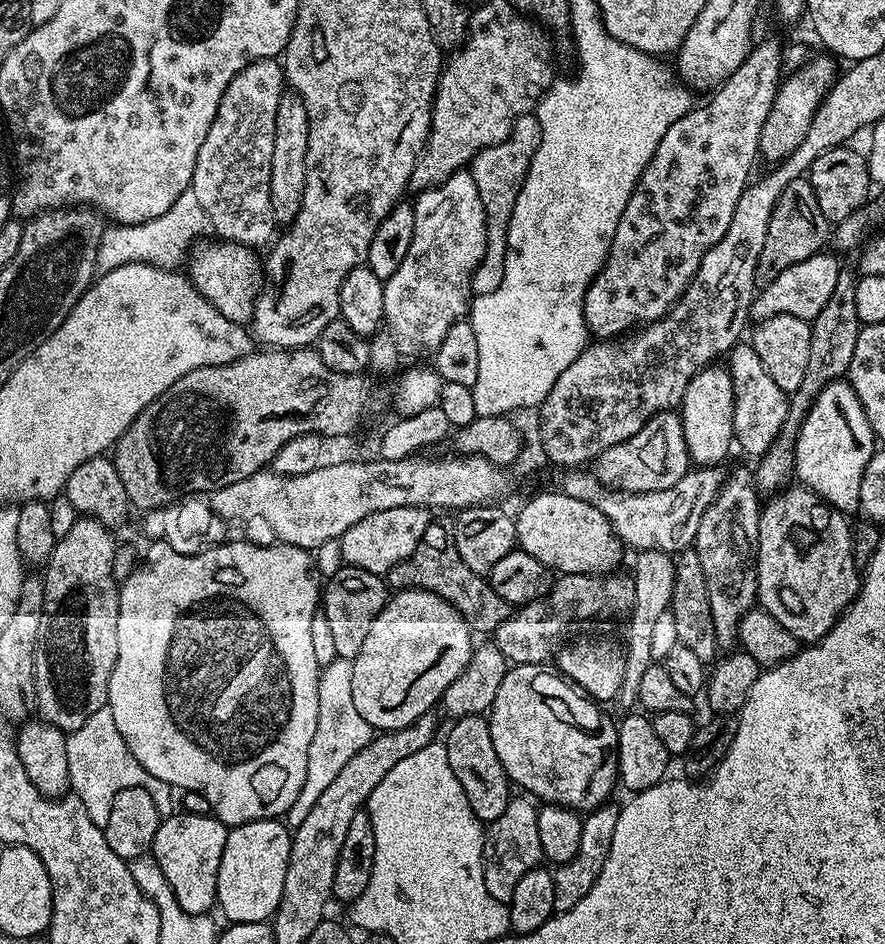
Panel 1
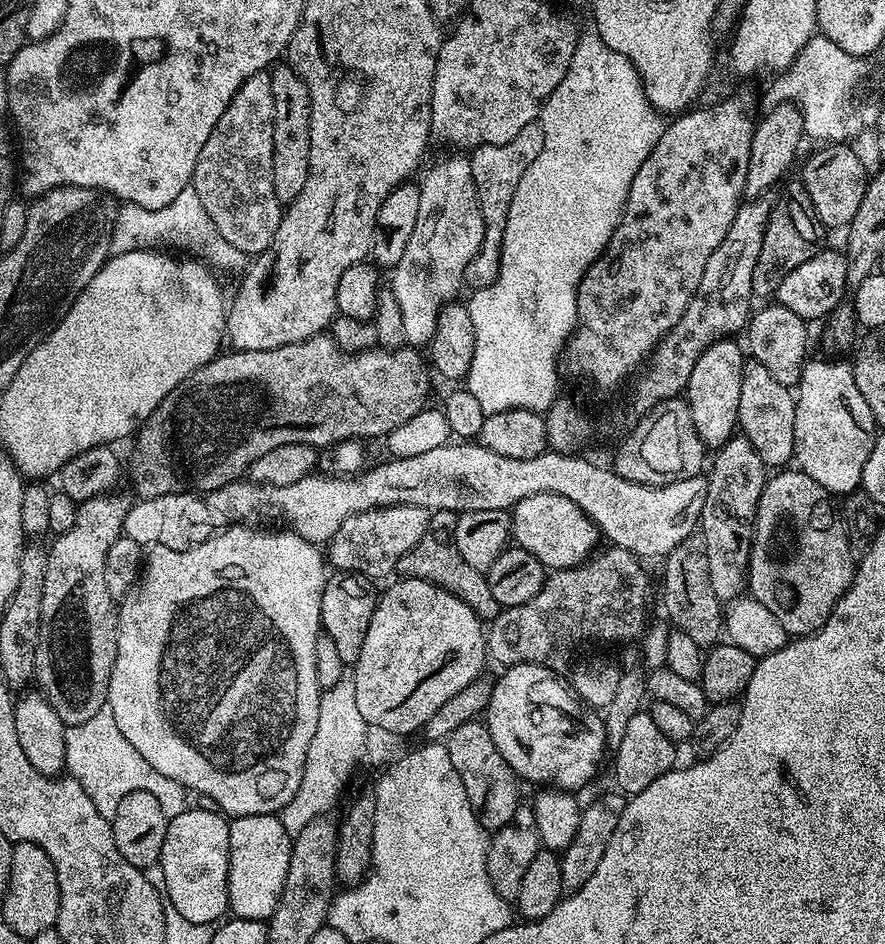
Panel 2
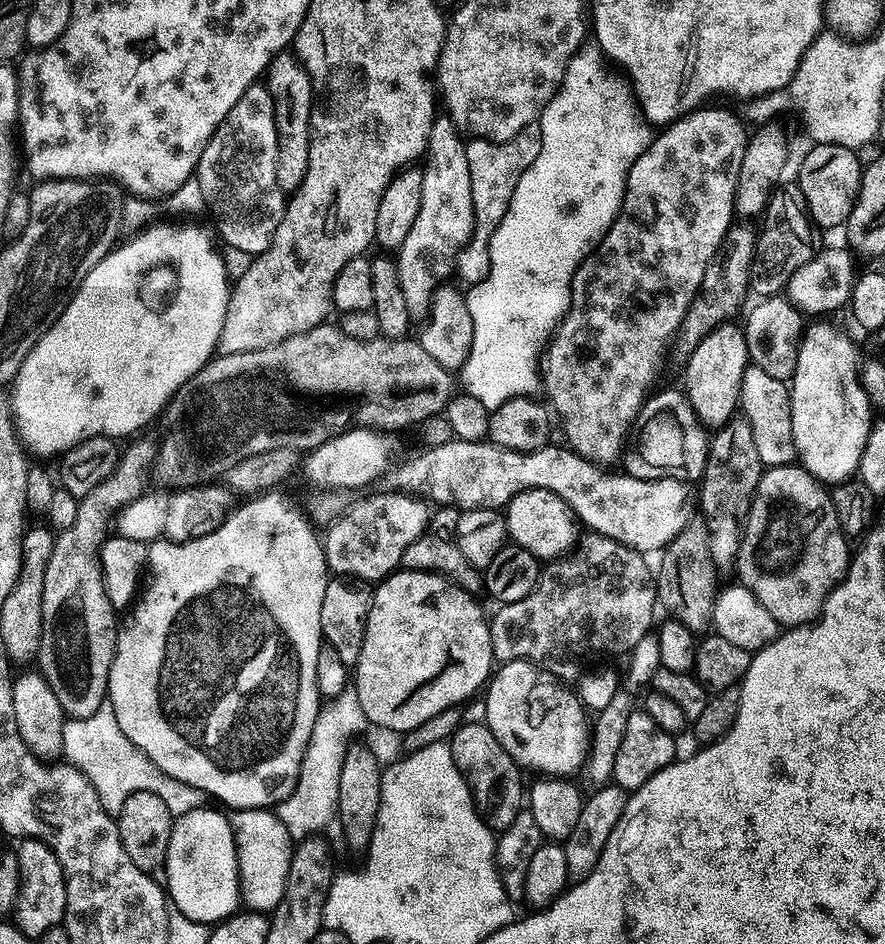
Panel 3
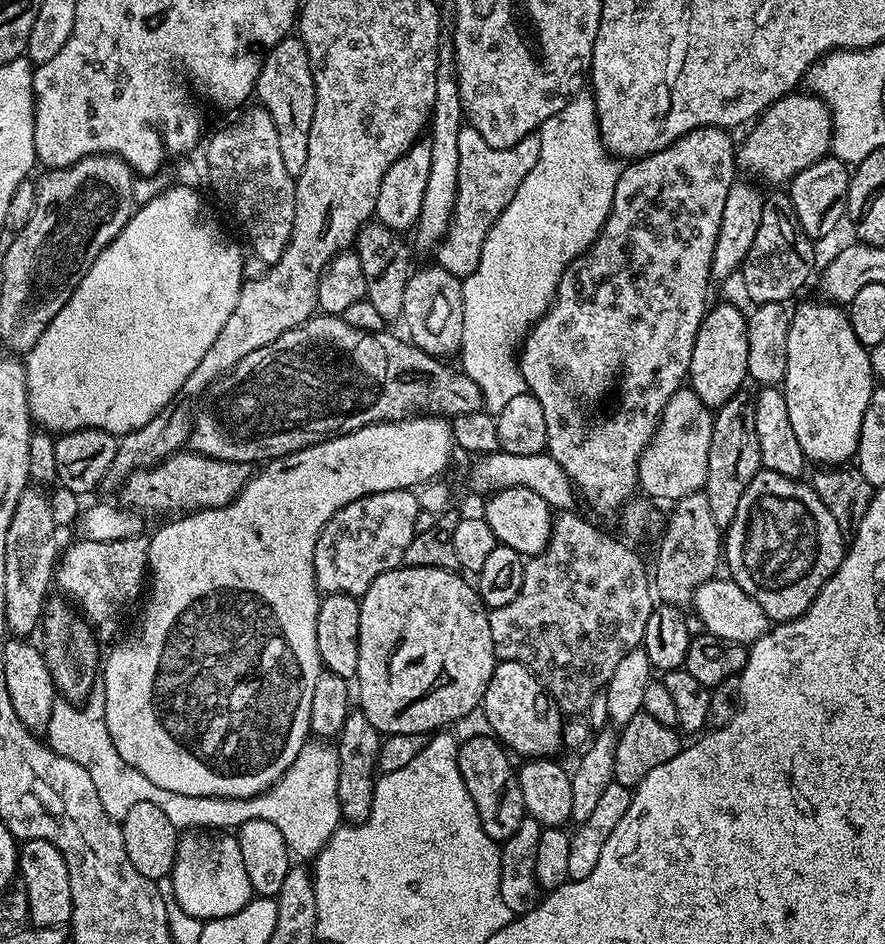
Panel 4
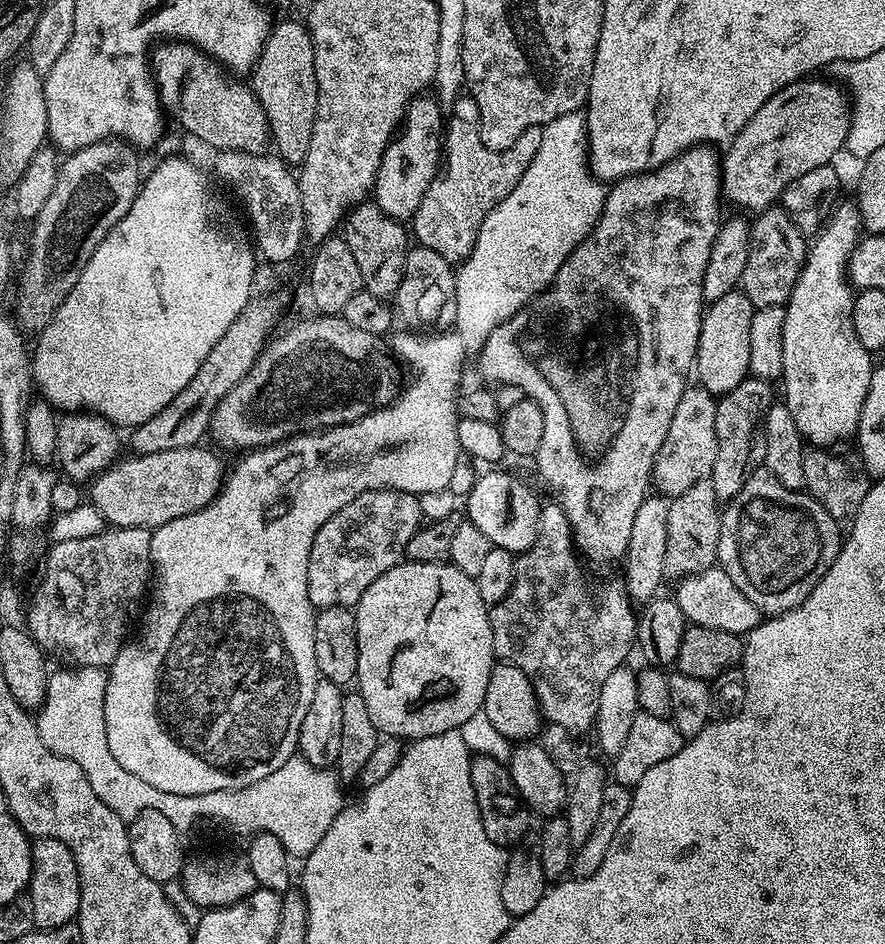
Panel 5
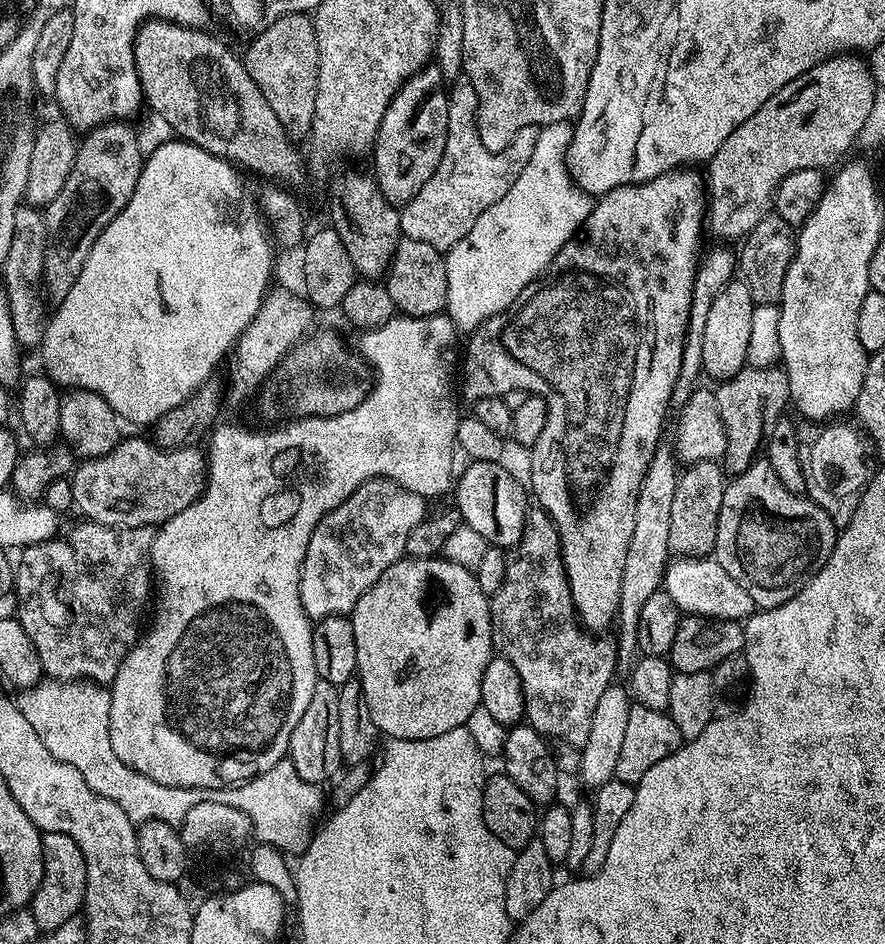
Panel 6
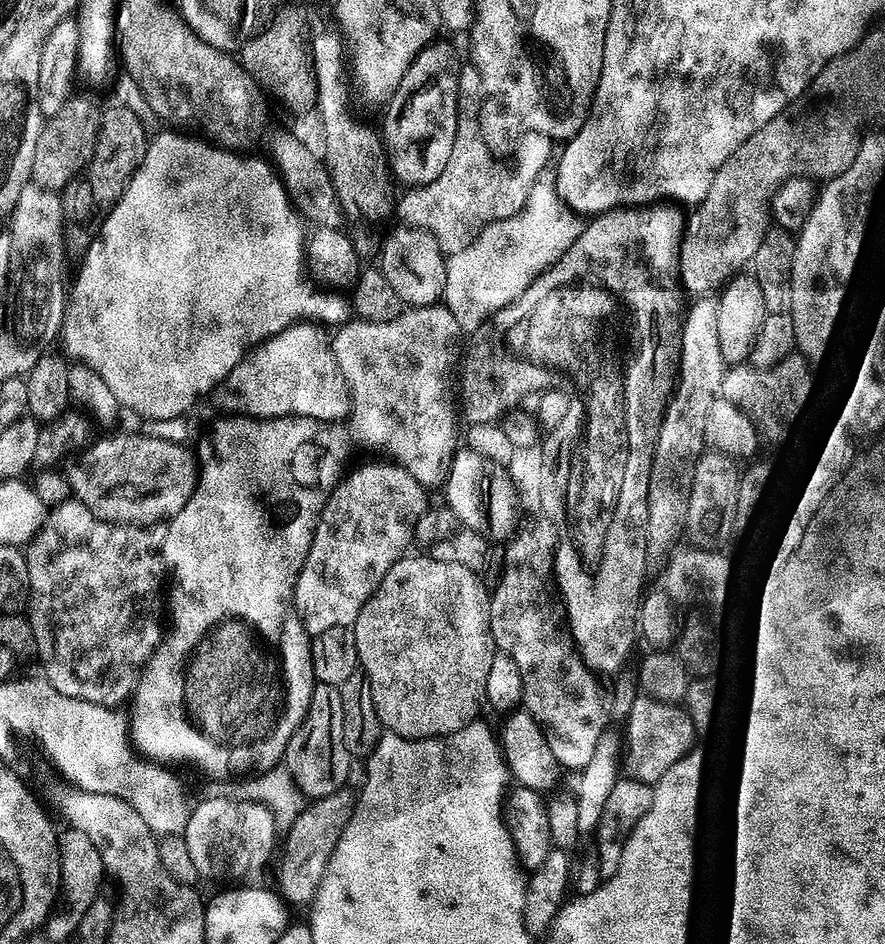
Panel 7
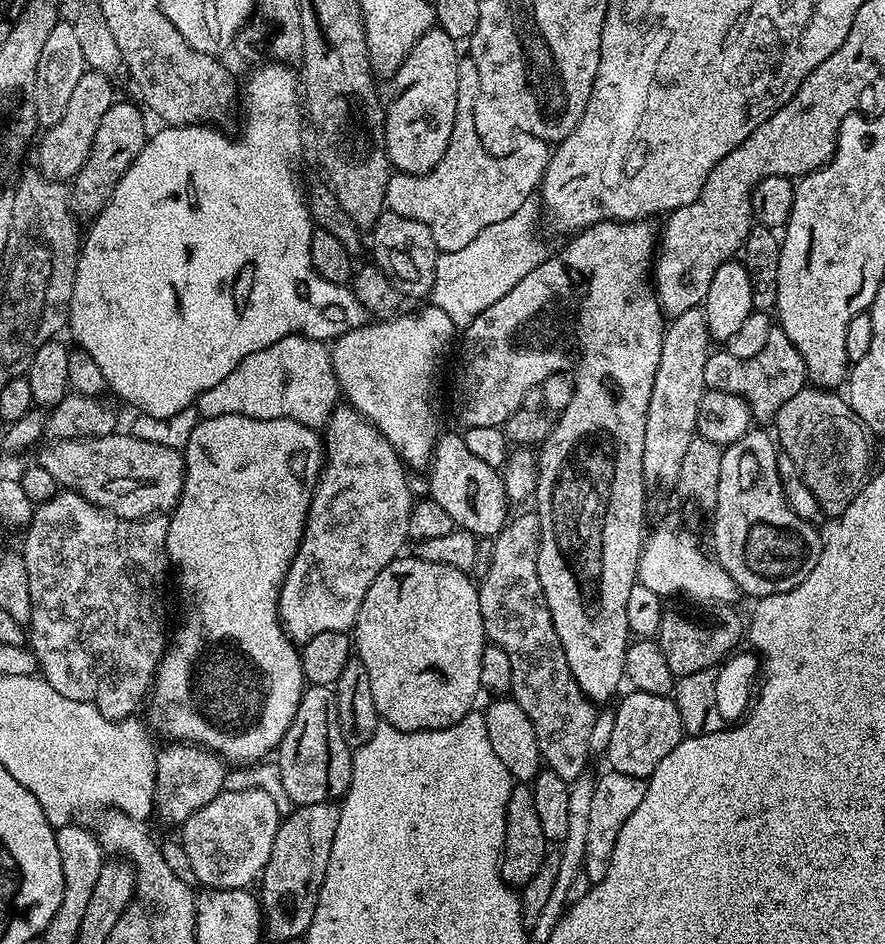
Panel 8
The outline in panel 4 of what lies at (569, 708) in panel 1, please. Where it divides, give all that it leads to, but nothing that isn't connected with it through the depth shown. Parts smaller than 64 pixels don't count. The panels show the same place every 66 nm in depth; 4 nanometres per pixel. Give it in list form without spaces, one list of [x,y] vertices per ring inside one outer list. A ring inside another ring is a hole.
[[[499,661],[486,686],[482,705],[492,727],[491,735],[508,752],[516,752],[520,758],[552,758],[557,755],[555,752],[564,736],[565,717],[525,664]]]

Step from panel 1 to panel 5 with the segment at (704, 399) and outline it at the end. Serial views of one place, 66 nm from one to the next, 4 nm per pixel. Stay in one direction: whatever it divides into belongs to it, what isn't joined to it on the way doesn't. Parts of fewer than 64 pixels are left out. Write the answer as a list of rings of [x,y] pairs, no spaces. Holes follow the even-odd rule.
[[[735,290],[723,294],[722,298],[709,303],[704,310],[704,321],[700,327],[698,350],[694,376],[698,379],[699,387],[714,396],[725,396],[734,386],[749,379],[750,373],[750,322],[754,309],[750,298],[743,290]]]

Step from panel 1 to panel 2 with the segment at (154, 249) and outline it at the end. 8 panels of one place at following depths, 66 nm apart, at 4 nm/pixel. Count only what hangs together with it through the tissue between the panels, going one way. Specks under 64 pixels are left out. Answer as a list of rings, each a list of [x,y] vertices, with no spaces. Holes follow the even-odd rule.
[[[189,186],[170,202],[170,206],[162,206],[158,210],[140,208],[137,204],[124,204],[116,213],[116,225],[112,235],[112,252],[119,254],[122,252],[134,252],[147,249],[149,246],[160,246],[163,240],[185,240],[188,244],[200,244],[202,251],[208,255],[207,261],[222,271],[236,272],[240,274],[247,269],[250,263],[250,256],[242,250],[235,249],[234,246],[226,242],[225,238],[219,234],[218,229],[210,220],[210,215],[206,214],[206,209],[202,206],[202,201],[198,198],[193,187]]]

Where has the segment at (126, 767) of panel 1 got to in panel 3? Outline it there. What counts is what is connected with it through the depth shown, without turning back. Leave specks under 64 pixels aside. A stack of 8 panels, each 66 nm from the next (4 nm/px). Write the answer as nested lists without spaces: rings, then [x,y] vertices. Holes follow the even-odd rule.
[[[111,706],[99,708],[97,712],[90,714],[90,718],[65,719],[62,746],[63,759],[73,764],[82,774],[86,774],[90,786],[94,786],[98,794],[98,802],[102,802],[108,815],[113,818],[120,815],[126,798],[139,792],[158,794],[158,798],[166,802],[166,810],[170,810],[174,818],[201,807],[202,794],[197,788],[186,786],[186,782],[178,782],[158,770],[125,738]]]

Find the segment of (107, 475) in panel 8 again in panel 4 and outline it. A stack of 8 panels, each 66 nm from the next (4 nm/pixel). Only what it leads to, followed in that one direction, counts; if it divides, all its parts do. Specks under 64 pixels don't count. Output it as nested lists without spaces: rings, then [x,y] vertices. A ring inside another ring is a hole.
[[[181,450],[173,456],[167,456],[161,464],[152,468],[143,468],[124,479],[119,489],[119,503],[129,510],[135,510],[141,514],[148,512],[172,512],[168,514],[191,514],[205,508],[221,508],[229,504],[246,486],[246,482],[252,477],[253,469],[247,464],[235,464],[229,460],[215,460],[212,456],[204,456],[201,452]]]

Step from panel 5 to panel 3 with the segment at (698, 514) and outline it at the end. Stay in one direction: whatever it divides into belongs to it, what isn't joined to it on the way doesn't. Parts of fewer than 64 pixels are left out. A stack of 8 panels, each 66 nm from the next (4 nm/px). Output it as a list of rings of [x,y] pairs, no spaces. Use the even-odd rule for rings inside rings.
[[[692,518],[684,529],[659,553],[660,568],[655,569],[656,599],[671,619],[682,622],[694,634],[709,631],[712,606],[716,601],[718,569],[710,554],[710,534],[703,518]]]

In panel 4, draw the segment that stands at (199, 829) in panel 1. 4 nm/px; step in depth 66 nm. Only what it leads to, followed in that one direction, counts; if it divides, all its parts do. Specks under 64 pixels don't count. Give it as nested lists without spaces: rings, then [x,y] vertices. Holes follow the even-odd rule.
[[[208,830],[185,831],[176,841],[176,857],[170,879],[178,906],[182,906],[186,914],[203,921],[238,914],[242,906],[254,899],[242,850],[237,837],[232,834],[213,834]]]

